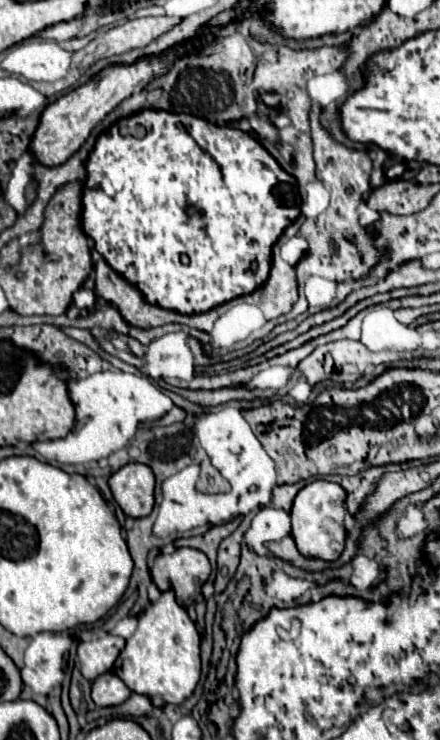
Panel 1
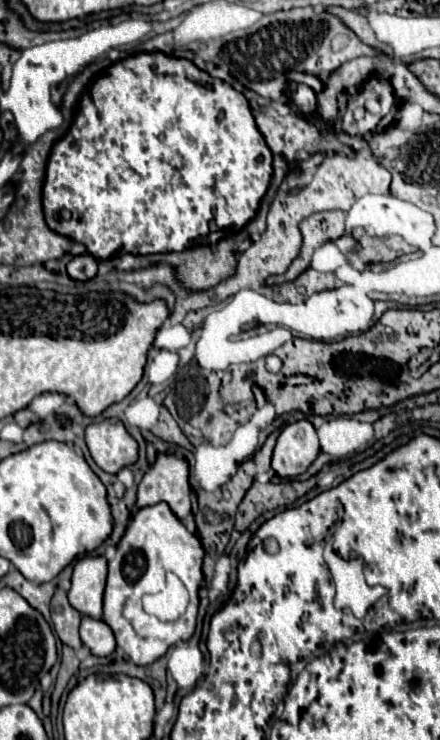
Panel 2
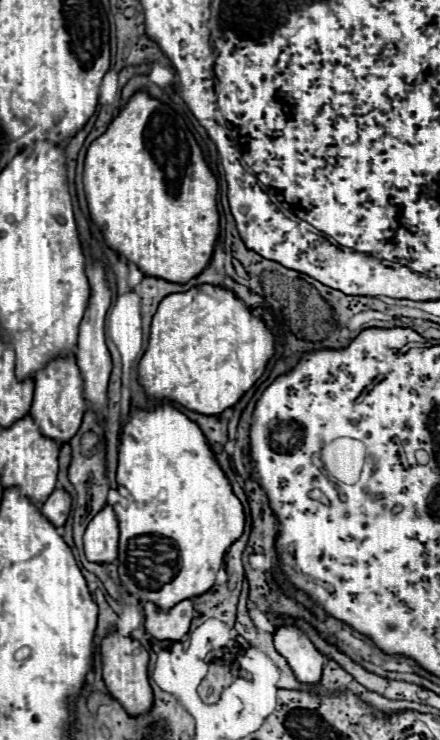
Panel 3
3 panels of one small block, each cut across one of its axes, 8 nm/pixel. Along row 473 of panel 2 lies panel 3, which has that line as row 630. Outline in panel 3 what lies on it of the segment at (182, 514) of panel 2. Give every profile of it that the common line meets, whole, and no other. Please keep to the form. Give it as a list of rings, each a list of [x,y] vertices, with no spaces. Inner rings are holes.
[[[182,600],[170,610],[158,610],[158,606],[146,602],[144,614],[146,614],[148,636],[158,640],[180,640],[190,630],[194,608],[192,608],[192,600]]]

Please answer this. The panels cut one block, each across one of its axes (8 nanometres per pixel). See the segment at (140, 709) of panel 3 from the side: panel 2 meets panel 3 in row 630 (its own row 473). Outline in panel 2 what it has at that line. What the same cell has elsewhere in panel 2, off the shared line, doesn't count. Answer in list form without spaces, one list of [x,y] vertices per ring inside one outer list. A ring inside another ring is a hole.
[[[108,418],[86,428],[86,444],[94,462],[108,474],[136,464],[138,444],[118,418]]]

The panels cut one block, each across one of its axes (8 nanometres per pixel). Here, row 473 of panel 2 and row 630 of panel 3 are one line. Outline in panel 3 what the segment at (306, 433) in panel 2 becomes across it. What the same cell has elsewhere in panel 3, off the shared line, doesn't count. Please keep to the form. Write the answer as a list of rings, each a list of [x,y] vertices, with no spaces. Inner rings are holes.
[[[284,624],[274,632],[276,650],[288,660],[296,678],[304,684],[318,684],[322,676],[322,668],[326,664],[326,656],[318,654],[316,646],[304,634],[302,628]]]

